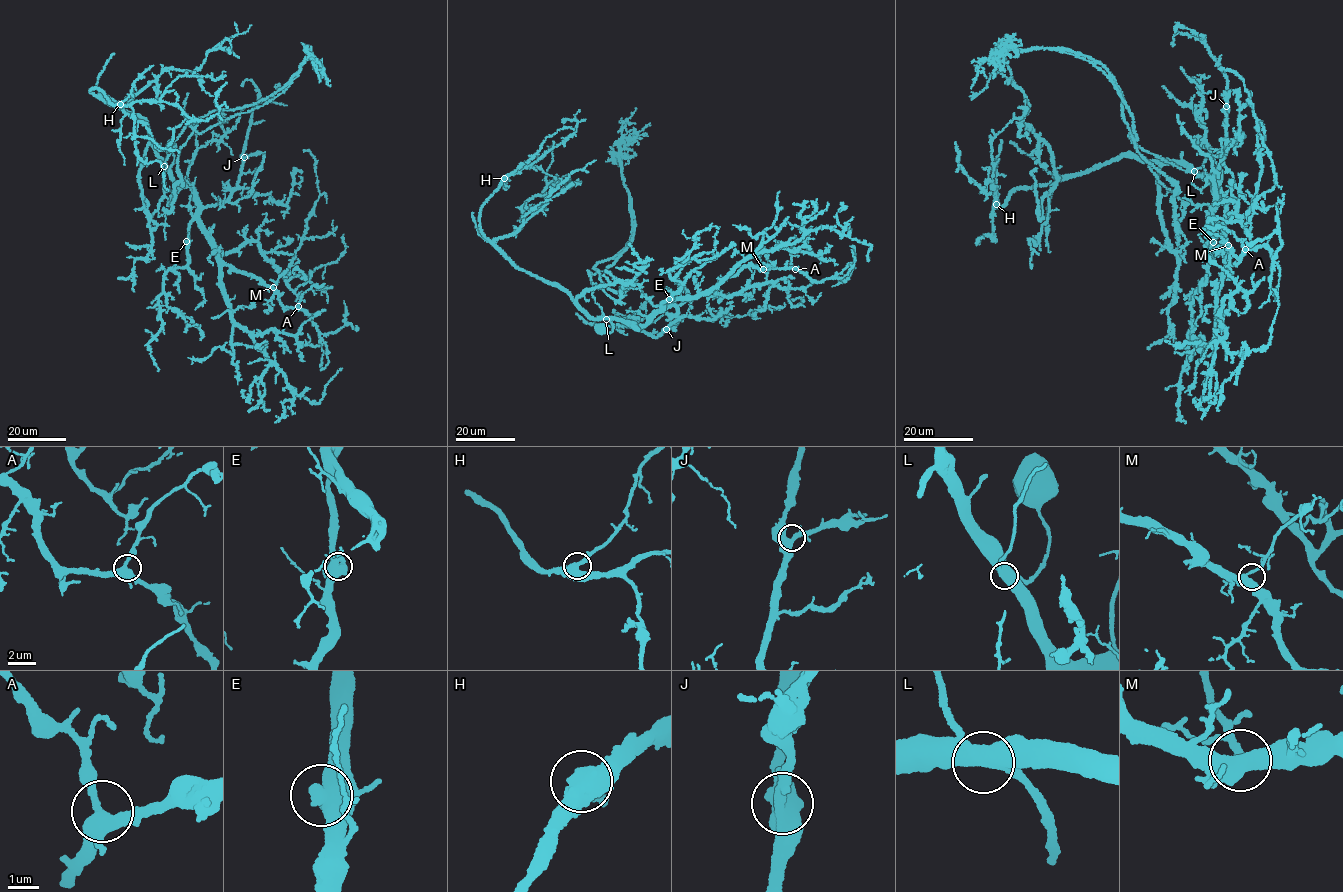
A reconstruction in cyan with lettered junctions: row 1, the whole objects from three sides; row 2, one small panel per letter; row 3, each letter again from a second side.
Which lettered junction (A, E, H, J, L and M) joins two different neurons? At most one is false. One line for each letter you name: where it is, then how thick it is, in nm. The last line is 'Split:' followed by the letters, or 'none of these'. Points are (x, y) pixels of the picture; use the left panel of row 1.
L: (164, 166) | 500 nm
Split: L

